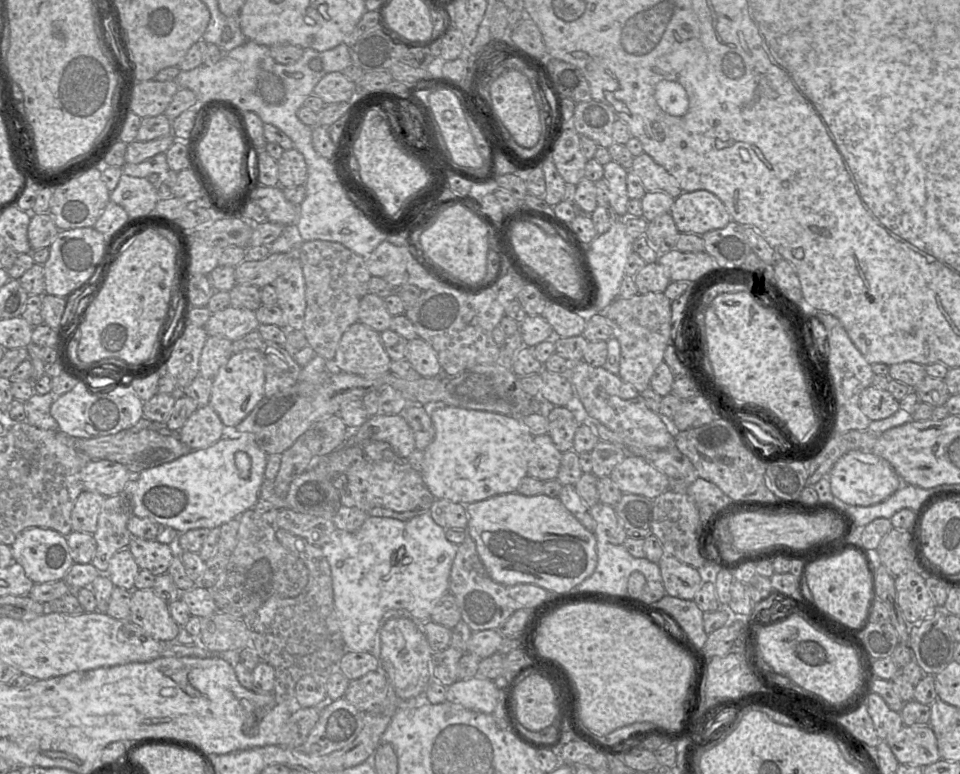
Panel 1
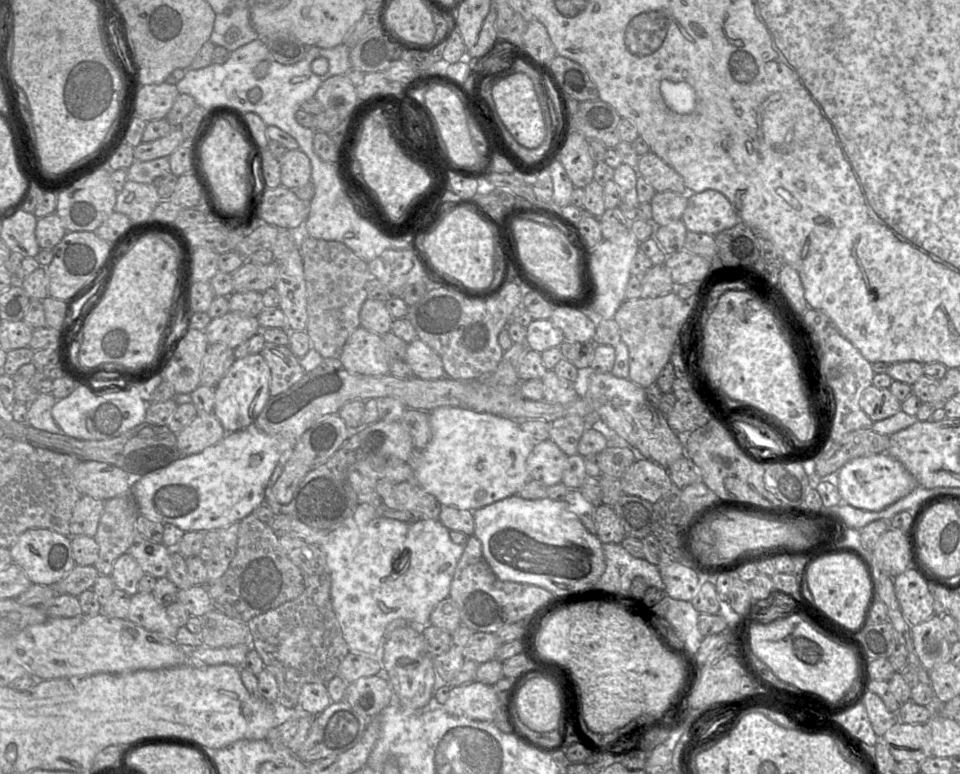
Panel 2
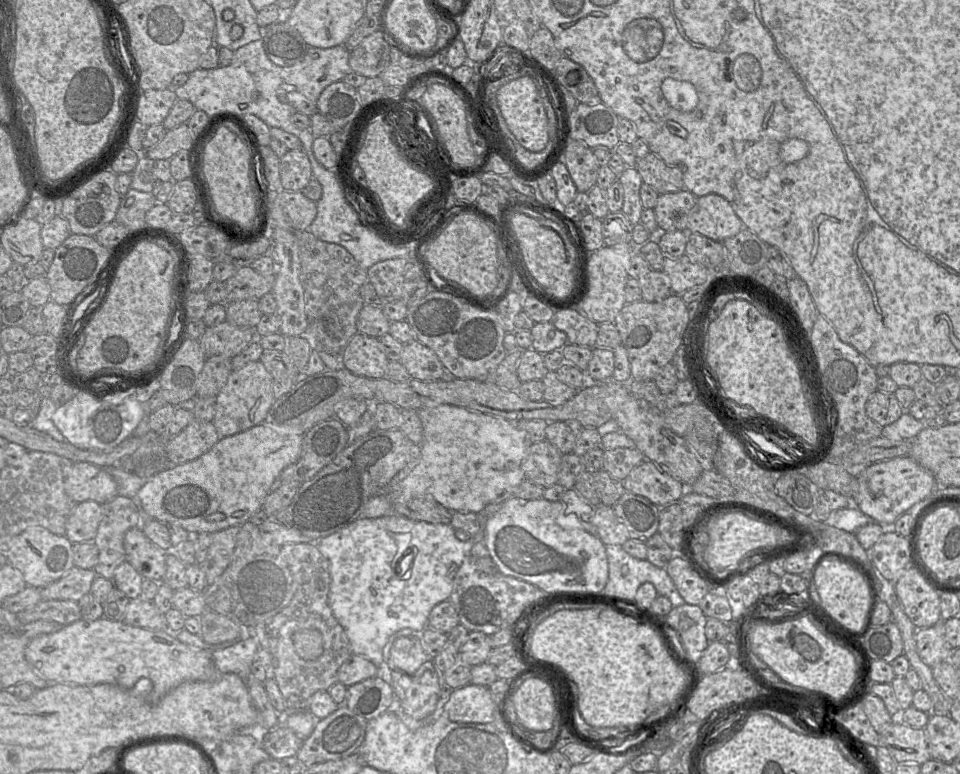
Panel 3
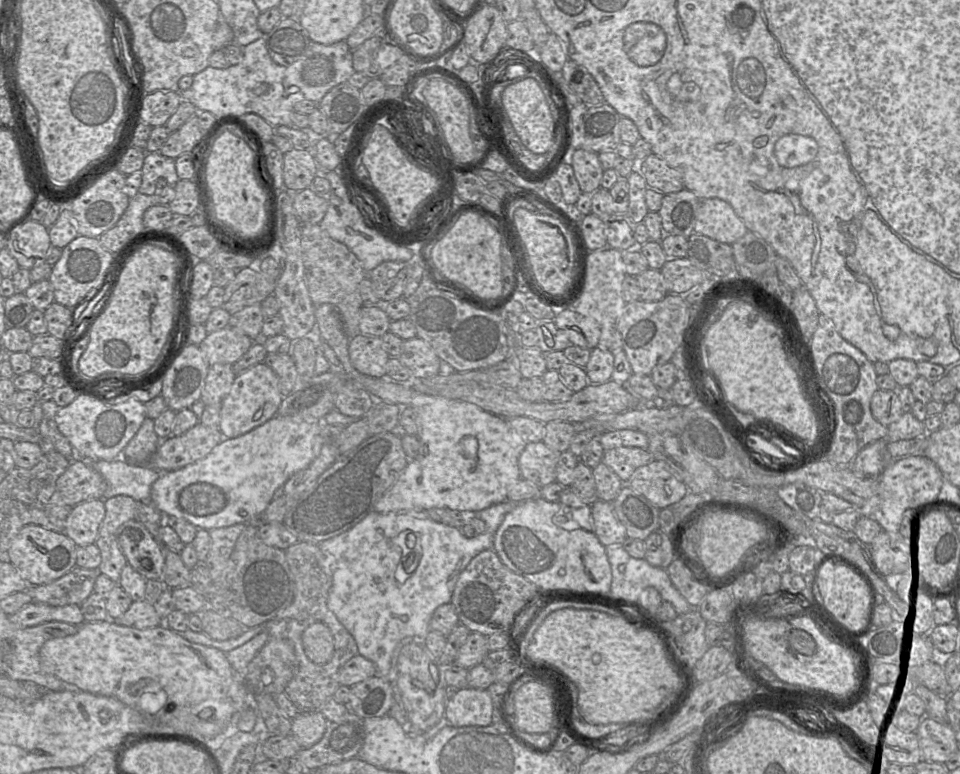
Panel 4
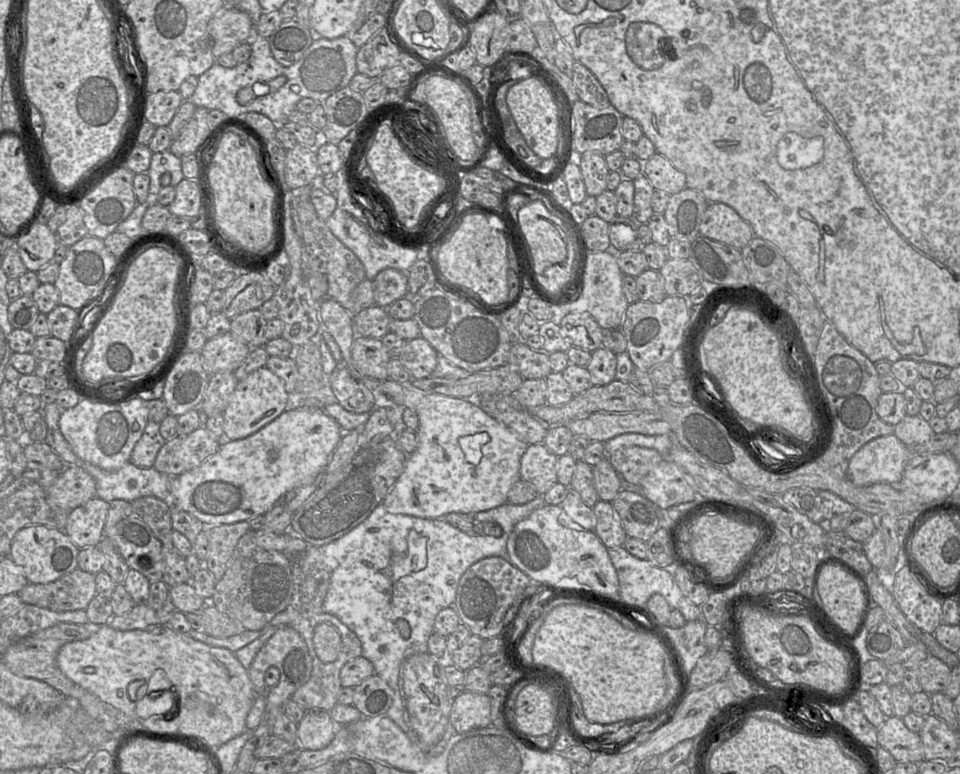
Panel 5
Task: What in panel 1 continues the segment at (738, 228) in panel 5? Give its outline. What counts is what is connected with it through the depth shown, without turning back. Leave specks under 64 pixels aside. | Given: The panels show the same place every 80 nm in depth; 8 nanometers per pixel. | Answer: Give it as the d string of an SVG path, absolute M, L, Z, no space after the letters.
M682 192L670 209L680 233L703 235L725 227L732 219L724 204L711 192Z

